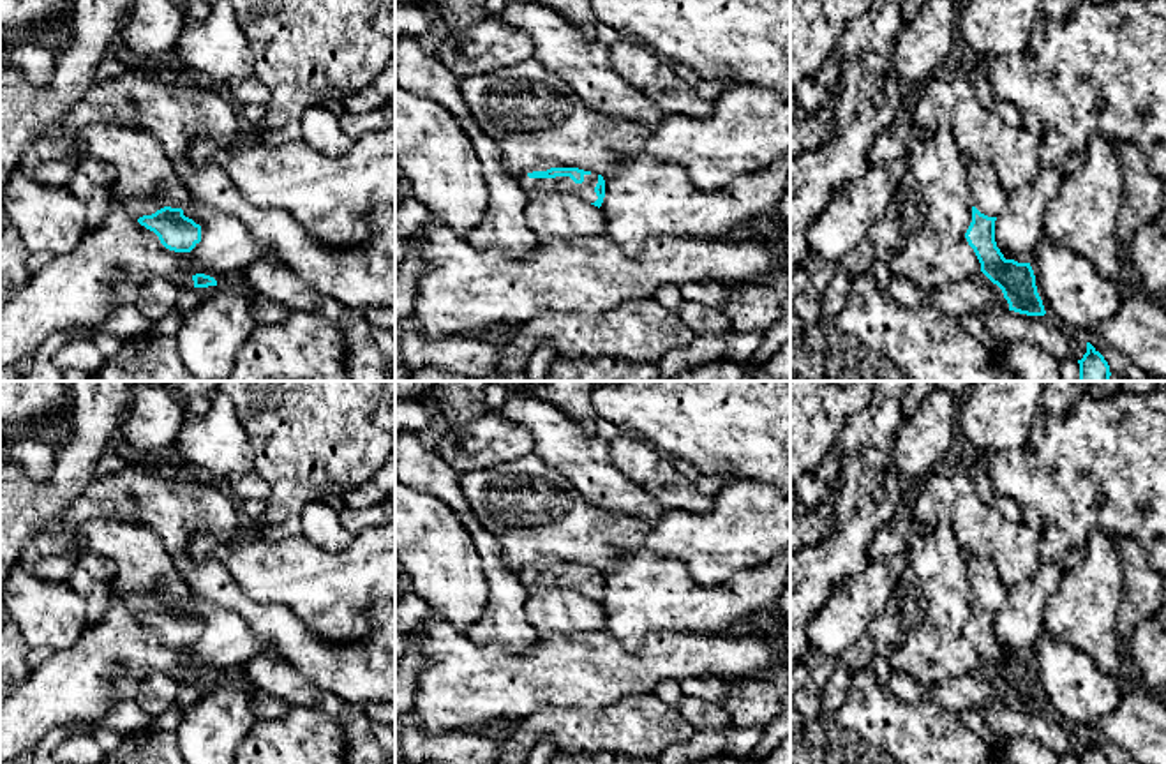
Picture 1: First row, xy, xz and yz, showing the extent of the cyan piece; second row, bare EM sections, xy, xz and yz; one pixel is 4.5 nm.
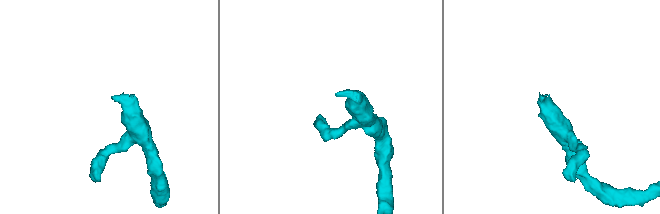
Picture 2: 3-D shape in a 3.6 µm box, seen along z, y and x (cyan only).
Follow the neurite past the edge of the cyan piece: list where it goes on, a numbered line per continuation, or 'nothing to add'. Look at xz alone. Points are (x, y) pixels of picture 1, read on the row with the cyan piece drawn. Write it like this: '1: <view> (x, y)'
1: xz (561, 186)

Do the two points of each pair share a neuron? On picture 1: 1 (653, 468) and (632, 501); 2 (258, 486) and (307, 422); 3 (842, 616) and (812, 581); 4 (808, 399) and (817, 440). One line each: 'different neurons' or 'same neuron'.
1: different neurons
2: different neurons
3: different neurons
4: same neuron

